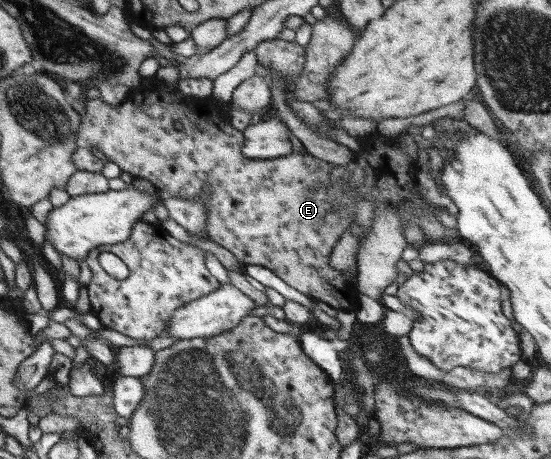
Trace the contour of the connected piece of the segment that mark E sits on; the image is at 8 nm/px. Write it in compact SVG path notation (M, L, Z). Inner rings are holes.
M143 78L143 79L142 79L142 80L141 80L141 83L140 83L140 84L139 84L139 85L138 85L138 86L137 86L137 87L135 87L135 88L131 88L131 92L130 92L130 93L129 93L129 95L128 95L128 97L127 97L127 98L126 98L126 99L125 99L125 100L124 100L124 101L123 101L123 103L122 103L122 104L120 104L120 105L119 105L119 106L118 106L118 107L112 107L112 106L111 106L111 105L107 105L107 103L105 103L105 102L104 102L104 101L103 101L103 99L101 99L101 97L100 97L100 98L93 98L93 99L85 99L85 107L86 107L86 112L85 112L85 114L83 114L83 116L81 116L81 123L79 123L79 128L78 128L78 133L77 133L77 138L76 138L76 139L77 139L77 142L78 142L78 147L77 147L77 148L76 148L76 149L75 149L75 152L74 152L74 153L73 153L73 156L72 156L72 159L73 159L73 160L74 160L74 164L75 164L75 165L77 165L77 166L78 166L78 170L79 170L79 171L87 171L87 172L98 172L98 173L101 173L101 172L102 172L102 170L103 170L103 161L102 161L102 160L101 160L101 159L99 159L99 158L98 158L98 157L95 157L95 156L94 156L94 155L93 155L93 153L92 153L92 150L93 150L93 148L97 148L97 150L99 150L99 152L103 152L103 154L104 154L104 155L105 155L105 156L106 156L106 157L107 157L107 158L109 158L109 160L111 160L111 161L113 161L113 162L115 162L115 164L117 164L117 166L119 166L119 168L120 168L120 170L121 170L121 171L122 171L122 172L128 172L128 173L129 173L129 174L131 174L131 176L133 176L133 177L141 177L141 178L146 178L146 179L147 179L147 180L149 180L149 182L151 182L151 184L153 184L153 186L154 186L154 187L155 187L155 188L157 188L157 189L159 189L159 190L161 190L161 192L163 192L163 193L164 193L164 194L165 194L165 196L171 196L171 197L175 197L175 198L178 198L178 199L192 199L192 198L193 198L193 197L196 197L196 196L197 196L197 195L198 195L198 194L199 194L199 193L200 193L200 192L201 192L201 191L202 191L202 187L204 187L204 186L205 186L205 185L207 185L207 186L208 186L208 187L209 187L209 188L210 188L210 189L211 189L211 190L212 190L212 194L210 194L210 197L209 197L209 198L208 198L208 202L206 202L206 207L207 207L207 210L208 210L208 217L207 217L207 220L206 220L206 223L205 223L205 228L204 228L204 236L205 236L205 238L207 238L207 239L208 239L208 240L213 240L213 242L217 242L217 244L220 244L220 245L221 245L221 246L223 246L223 248L227 248L227 250L230 250L230 251L231 251L231 252L232 252L232 253L233 253L233 254L234 254L234 255L235 255L235 256L236 256L236 257L237 257L237 258L238 258L238 259L239 259L239 262L241 262L241 264L246 264L246 265L259 265L259 266L262 266L262 267L265 267L265 268L268 268L268 269L269 269L269 270L271 270L271 272L274 272L274 273L275 273L275 274L276 274L276 275L277 275L277 276L278 276L278 277L279 277L279 278L281 278L281 280L284 280L284 281L285 281L285 282L286 282L286 283L287 283L287 284L288 284L288 285L289 285L289 286L292 286L292 287L293 287L293 288L295 288L295 290L298 290L298 291L299 291L299 292L302 292L302 293L303 293L303 294L306 294L306 295L307 295L307 296L309 296L309 297L312 297L312 298L313 298L313 299L316 299L316 300L317 300L317 301L318 301L318 302L320 302L320 303L321 303L321 304L322 304L322 305L324 305L324 306L325 306L325 307L326 307L326 308L327 308L327 309L328 309L328 310L330 310L330 311L331 311L331 312L334 312L334 311L338 311L338 310L345 310L345 311L349 311L349 310L352 310L352 309L354 309L354 310L355 310L355 305L356 305L356 293L357 293L357 292L358 292L358 291L357 291L357 290L356 290L356 287L355 287L355 282L350 282L350 278L346 278L346 276L344 276L344 274L342 274L342 272L341 272L341 271L340 271L340 270L337 270L337 269L335 269L335 268L334 268L334 267L332 267L332 266L331 266L331 257L330 257L330 256L329 256L329 255L330 255L330 254L331 254L331 251L332 251L332 248L333 248L333 247L334 247L334 246L335 246L335 245L336 245L336 242L339 242L339 239L340 239L340 236L341 236L341 235L342 235L342 234L343 234L343 233L344 233L344 232L345 232L345 231L346 231L346 230L347 230L347 229L348 229L348 228L349 228L349 227L350 227L350 224L351 224L351 222L353 222L353 221L355 221L355 222L359 222L359 224L361 224L361 226L363 226L363 233L362 233L362 236L360 236L360 246L361 246L361 245L362 245L362 240L363 240L363 239L364 239L364 238L365 238L365 237L366 237L366 234L367 234L367 233L368 233L368 232L369 232L369 230L370 230L370 228L371 228L371 227L372 227L372 218L373 218L373 210L375 210L375 209L384 209L384 208L385 208L385 207L389 207L389 208L390 208L390 209L393 209L393 210L394 210L394 211L395 211L395 212L396 212L396 213L397 213L397 214L399 214L399 216L400 216L400 218L401 218L401 220L403 220L403 226L404 226L404 228L405 228L405 224L406 224L406 219L405 219L405 218L404 218L404 217L403 217L403 216L402 216L402 215L400 215L400 213L399 213L399 212L401 212L401 211L404 211L404 209L405 209L405 210L408 210L408 212L413 212L413 213L414 213L414 214L417 214L417 215L421 215L421 214L420 214L420 210L421 210L421 208L424 208L424 207L431 207L431 208L432 208L432 207L433 207L433 206L431 206L431 205L429 205L429 204L428 204L428 203L426 203L426 202L425 202L425 201L424 201L424 200L423 200L423 197L422 197L422 196L421 196L421 193L419 193L419 189L420 189L420 187L421 187L421 186L422 186L422 185L423 185L423 181L424 181L424 180L422 180L422 184L421 184L421 185L418 185L418 184L417 184L417 175L416 175L416 173L417 173L417 171L418 171L418 170L419 170L419 169L420 169L420 167L418 167L418 166L417 166L417 165L416 165L416 164L415 164L415 163L414 163L414 162L413 162L413 161L412 161L412 162L410 162L410 160L409 160L409 157L408 157L408 156L407 156L407 153L403 153L403 151L401 151L401 149L399 149L399 140L398 140L398 139L397 139L397 137L396 137L396 138L388 138L388 137L387 137L387 136L384 136L384 135L383 135L383 134L381 134L381 133L379 133L379 132L378 132L378 131L377 131L377 132L375 132L375 133L373 133L373 134L372 134L372 135L371 135L371 136L369 136L369 137L367 137L367 138L364 138L364 139L361 139L361 140L359 140L359 142L360 142L360 144L361 144L361 149L360 149L360 151L357 151L357 152L355 152L355 151L353 151L353 152L354 152L354 159L353 159L353 160L352 160L352 161L351 161L351 162L350 162L350 163L349 163L349 164L347 164L347 165L346 165L346 166L336 166L336 165L335 165L335 164L331 164L331 163L330 163L330 162L325 162L325 161L324 161L324 160L319 160L319 159L318 159L318 158L315 158L315 157L314 157L314 156L313 156L313 155L312 155L312 154L311 154L311 153L309 153L309 152L307 152L307 151L306 151L306 149L305 149L305 151L300 151L300 152L298 152L298 151L294 151L294 150L293 150L293 151L292 151L292 153L291 153L291 154L288 154L288 155L287 155L287 156L284 156L284 157L279 157L279 158L274 158L274 159L269 159L269 160L267 160L267 161L265 161L265 162L252 162L252 161L251 161L251 160L250 160L250 158L247 158L247 157L246 157L246 156L245 156L245 155L244 155L244 154L243 154L243 153L242 153L242 148L243 148L243 145L244 145L244 134L243 134L243 133L242 133L242 132L241 132L241 131L239 131L239 130L236 130L236 129L235 129L235 128L233 128L233 126L232 126L232 124L231 124L231 119L230 119L230 117L229 117L229 115L228 115L228 113L227 113L227 112L222 112L222 110L221 110L221 112L220 112L220 106L219 106L219 103L218 103L218 102L216 102L216 99L215 99L215 97L214 97L214 96L213 96L213 95L212 95L212 96L208 96L208 97L207 97L207 98L195 98L195 97L194 97L194 96L184 96L184 94L183 94L183 93L182 93L182 92L181 92L181 91L180 91L180 89L177 89L177 88L172 88L172 87L171 87L171 86L170 86L170 85L167 85L167 84L166 84L166 83L164 83L164 82L163 82L163 81L160 81L160 80L159 80L159 79L157 79L157 78L156 78L156 84L149 84L149 83L145 83L145 82L144 82L144 79L146 79L146 78ZM177 121L179 121L179 122L181 122L181 124L183 124L183 130L181 130L181 131L179 131L179 132L177 132L177 131L175 131L175 130L174 130L174 126L173 126L173 123L175 123L175 122L177 122Z

